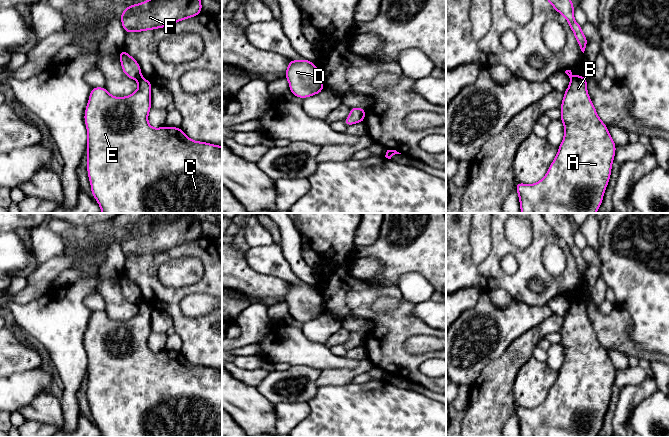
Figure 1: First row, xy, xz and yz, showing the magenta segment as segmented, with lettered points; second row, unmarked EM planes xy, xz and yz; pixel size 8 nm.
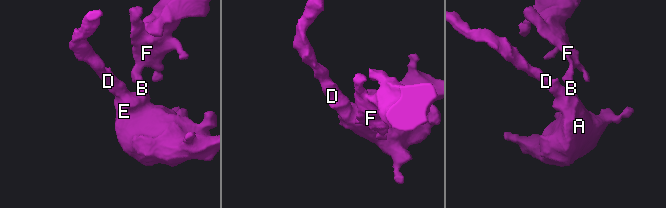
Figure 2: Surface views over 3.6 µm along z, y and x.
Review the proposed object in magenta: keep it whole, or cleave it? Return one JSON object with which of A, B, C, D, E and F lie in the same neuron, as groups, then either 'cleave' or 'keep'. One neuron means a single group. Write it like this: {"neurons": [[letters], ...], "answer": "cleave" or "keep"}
{"neurons": [["A", "B", "C", "D", "E"], ["F"]], "answer": "cleave"}

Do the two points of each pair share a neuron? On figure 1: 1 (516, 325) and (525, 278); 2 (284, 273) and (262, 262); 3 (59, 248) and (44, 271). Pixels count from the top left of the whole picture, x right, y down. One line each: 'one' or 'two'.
1: two
2: one
3: two

